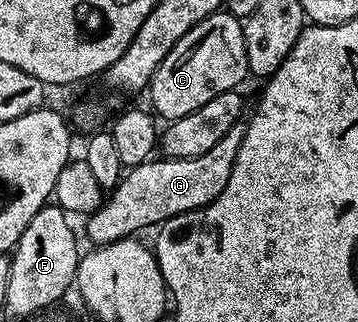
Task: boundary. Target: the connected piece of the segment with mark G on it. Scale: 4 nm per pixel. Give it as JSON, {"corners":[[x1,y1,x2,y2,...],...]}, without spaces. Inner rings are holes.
{"corners":[[239,121,200,157,191,159,168,159,155,157,147,163,129,168,118,181,118,186,109,192,99,211,94,211,85,220,86,239,94,247,112,245,121,239,137,236,145,227,151,229,167,223,172,217,189,211,201,211,228,185,232,167,236,165,236,153,246,136,246,123]]}

